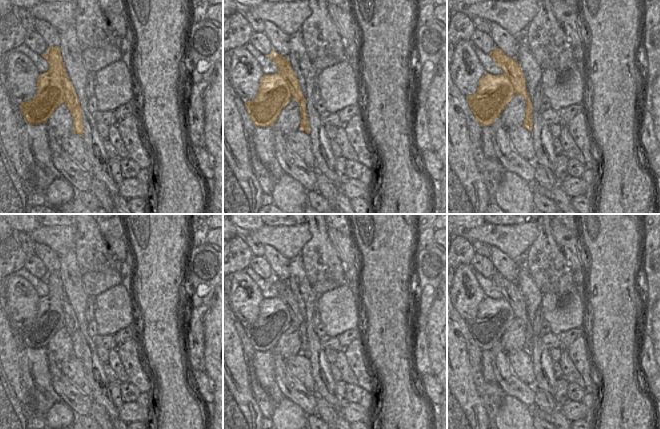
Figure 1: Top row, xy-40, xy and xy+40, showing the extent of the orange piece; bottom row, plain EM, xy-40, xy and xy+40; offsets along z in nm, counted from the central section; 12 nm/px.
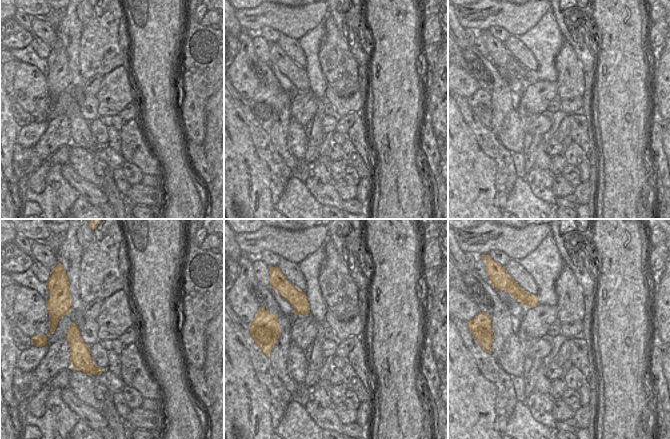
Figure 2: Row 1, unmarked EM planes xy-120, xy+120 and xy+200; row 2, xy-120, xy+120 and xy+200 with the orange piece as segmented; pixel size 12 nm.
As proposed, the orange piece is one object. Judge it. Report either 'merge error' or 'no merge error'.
merge error

